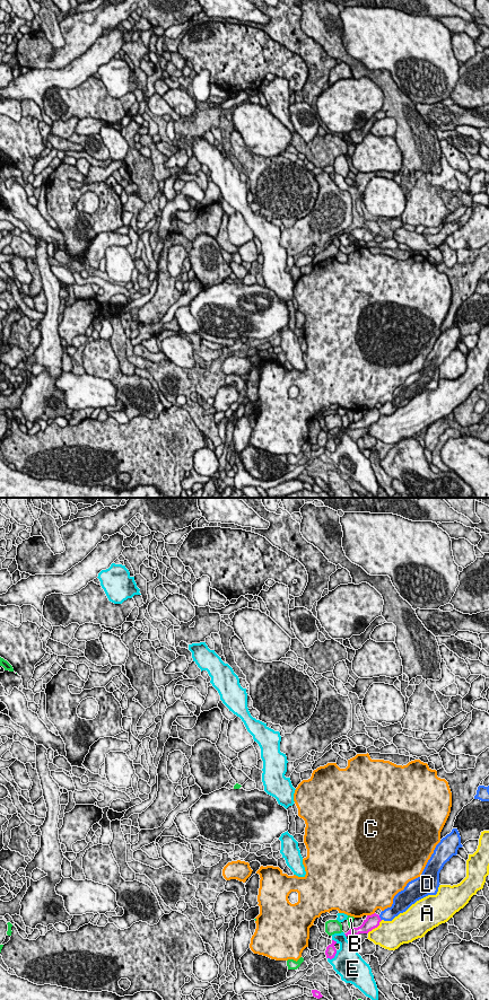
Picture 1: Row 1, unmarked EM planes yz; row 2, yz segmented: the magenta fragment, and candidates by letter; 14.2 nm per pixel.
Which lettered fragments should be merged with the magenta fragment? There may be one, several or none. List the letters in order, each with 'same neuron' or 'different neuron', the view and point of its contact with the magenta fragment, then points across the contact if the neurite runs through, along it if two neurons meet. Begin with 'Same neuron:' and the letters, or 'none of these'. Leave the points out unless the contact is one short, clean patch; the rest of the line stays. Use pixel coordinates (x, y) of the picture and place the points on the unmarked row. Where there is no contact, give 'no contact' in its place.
Same neuron: D
A: different neuron; contact yz (375, 421)
B: different neuron; contact yz (352, 422)
C: different neuron; contact yz (372, 409)
D: same neuron; contact yz (380, 412); way yz (372, 415), (380, 412), (390, 408)
E: different neuron; contact yz (333, 450)

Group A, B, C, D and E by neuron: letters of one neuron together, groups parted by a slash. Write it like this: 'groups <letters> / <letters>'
groups A / B / C / D / E

